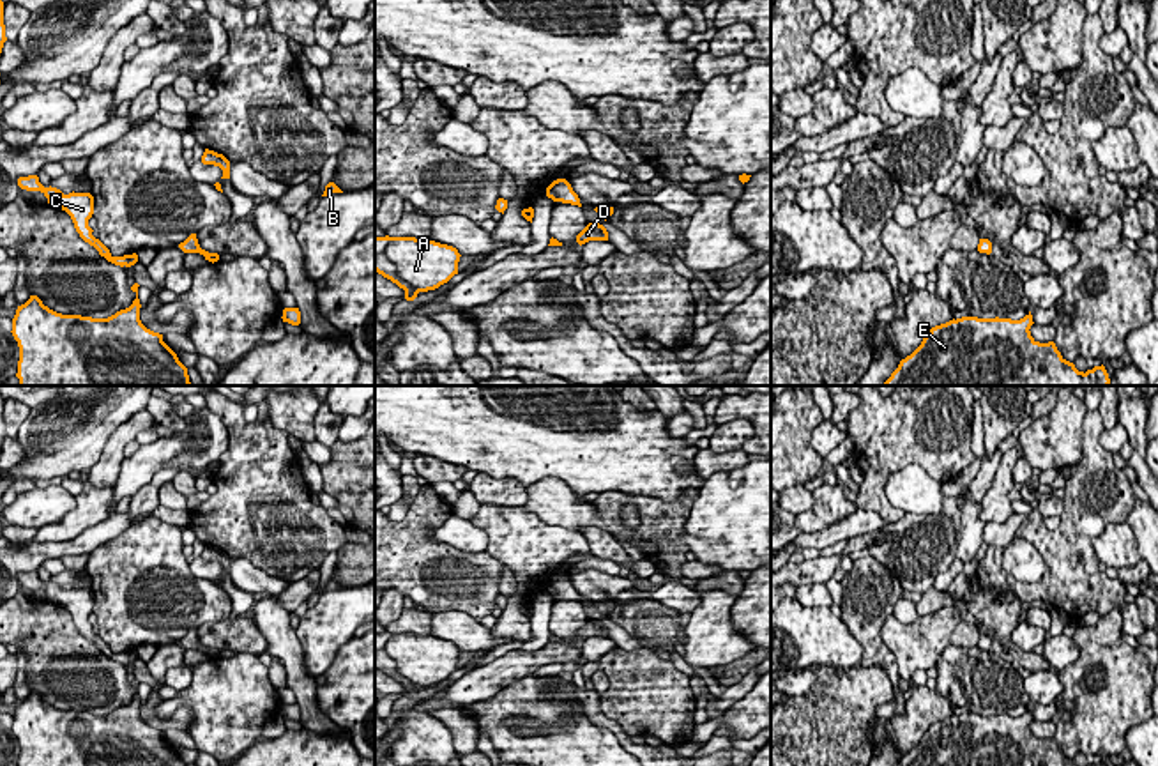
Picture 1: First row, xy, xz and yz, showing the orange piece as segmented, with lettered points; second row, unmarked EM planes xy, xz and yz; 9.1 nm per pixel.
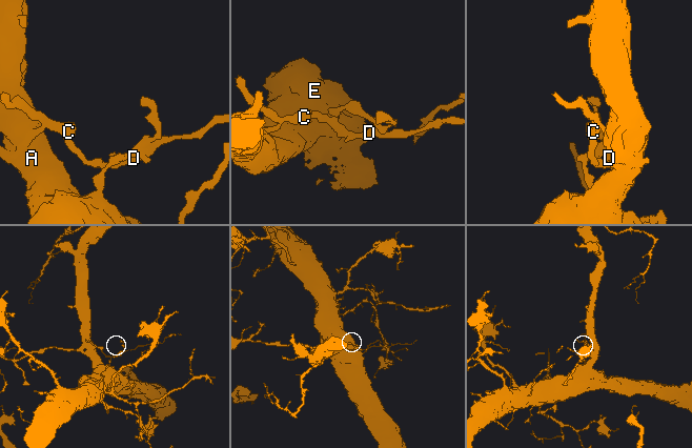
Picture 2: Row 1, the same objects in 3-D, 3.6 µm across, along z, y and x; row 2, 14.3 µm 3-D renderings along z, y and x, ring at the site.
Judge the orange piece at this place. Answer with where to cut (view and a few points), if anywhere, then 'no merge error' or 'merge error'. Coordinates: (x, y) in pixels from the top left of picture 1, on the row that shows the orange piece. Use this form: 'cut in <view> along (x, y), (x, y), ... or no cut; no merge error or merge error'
cut in xz along (391, 237), (386, 257), (395, 266), (395, 273), (419, 291); merge error

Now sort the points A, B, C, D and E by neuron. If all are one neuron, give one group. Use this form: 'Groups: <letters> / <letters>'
Groups: A B D E / C

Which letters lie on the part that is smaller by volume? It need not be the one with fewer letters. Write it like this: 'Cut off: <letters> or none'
Cut off: C

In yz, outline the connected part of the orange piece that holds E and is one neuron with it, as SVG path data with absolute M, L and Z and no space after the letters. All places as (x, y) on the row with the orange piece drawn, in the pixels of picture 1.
M1031 311L1020 318L962 317L935 326L921 345L884 382L884 386L1108 386L1105 366L1078 372L1054 341L1040 343L1031 336Z

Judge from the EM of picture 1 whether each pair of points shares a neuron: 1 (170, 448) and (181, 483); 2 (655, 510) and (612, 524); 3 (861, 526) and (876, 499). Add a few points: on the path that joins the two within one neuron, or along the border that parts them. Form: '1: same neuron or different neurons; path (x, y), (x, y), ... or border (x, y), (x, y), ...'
1: different neurons; border (186, 471), (179, 473)
2: same neuron; path (649, 522), (639, 533), (624, 533)
3: different neurons; border (858, 506), (876, 512), (890, 522)

